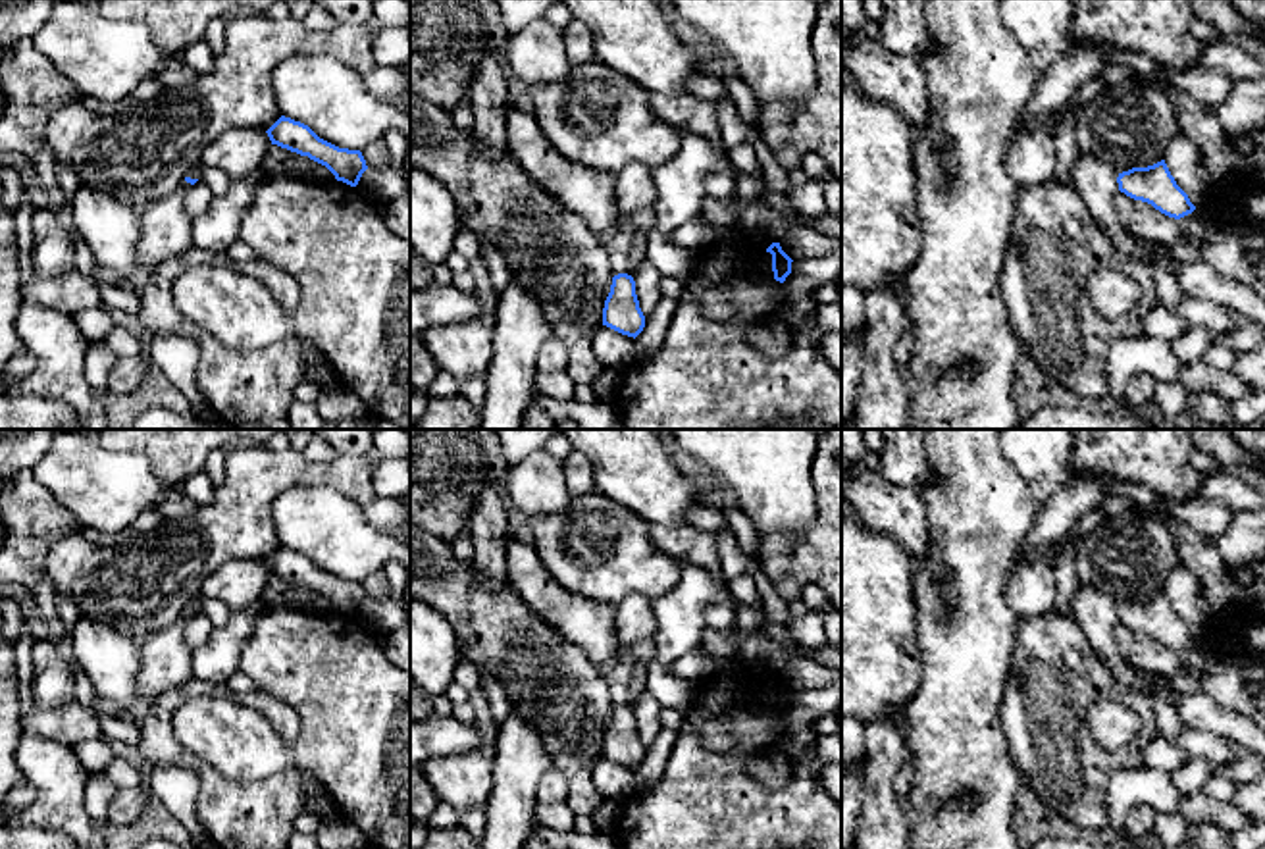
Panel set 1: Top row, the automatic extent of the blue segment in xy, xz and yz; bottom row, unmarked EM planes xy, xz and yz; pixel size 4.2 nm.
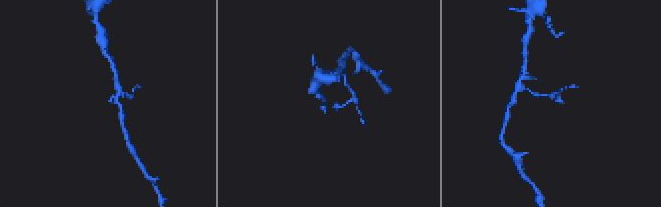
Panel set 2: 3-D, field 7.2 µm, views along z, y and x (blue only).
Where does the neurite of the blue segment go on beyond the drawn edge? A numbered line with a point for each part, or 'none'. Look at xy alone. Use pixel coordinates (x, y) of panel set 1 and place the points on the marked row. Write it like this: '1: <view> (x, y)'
none

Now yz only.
none

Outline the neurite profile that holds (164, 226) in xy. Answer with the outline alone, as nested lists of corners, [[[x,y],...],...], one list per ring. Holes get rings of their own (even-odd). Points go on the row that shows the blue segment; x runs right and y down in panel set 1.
[[[183,179],[171,194],[141,210],[137,266],[148,277],[160,264],[183,256],[193,246],[193,218],[185,196],[193,185]]]

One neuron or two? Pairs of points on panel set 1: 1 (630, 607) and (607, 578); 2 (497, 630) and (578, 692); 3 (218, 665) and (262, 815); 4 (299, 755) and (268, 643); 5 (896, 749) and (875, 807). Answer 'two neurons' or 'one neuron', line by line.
1: two neurons
2: one neuron
3: two neurons
4: one neuron
5: one neuron

